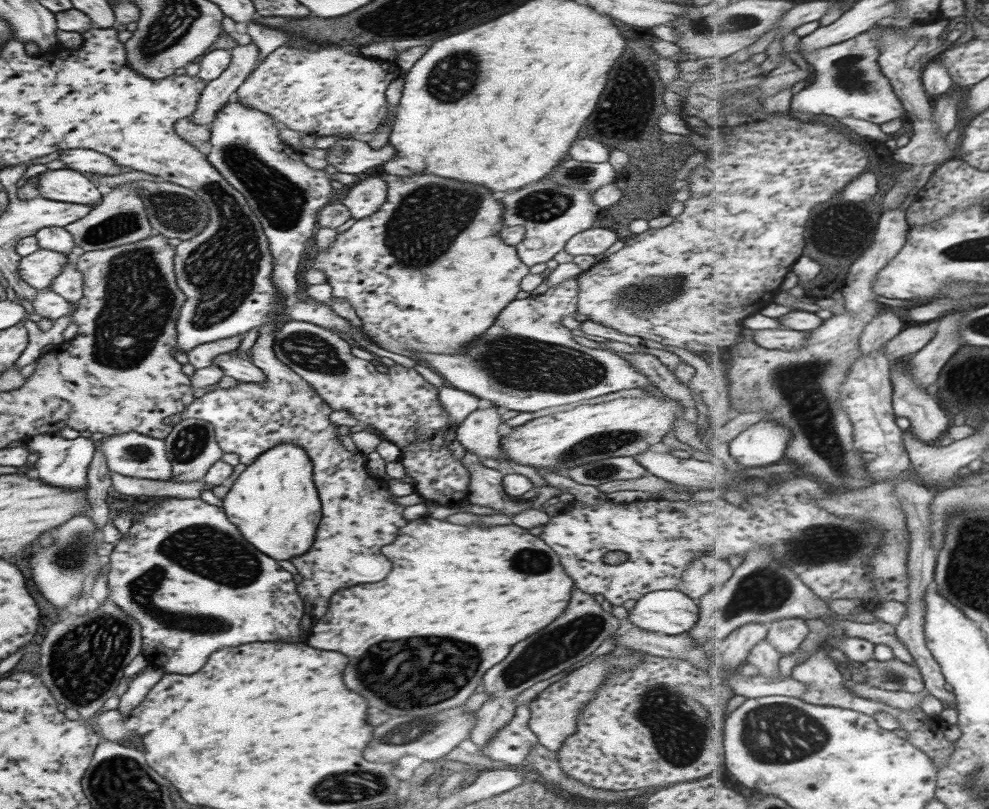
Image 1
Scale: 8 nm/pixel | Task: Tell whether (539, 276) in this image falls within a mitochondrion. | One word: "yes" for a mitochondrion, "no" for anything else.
no

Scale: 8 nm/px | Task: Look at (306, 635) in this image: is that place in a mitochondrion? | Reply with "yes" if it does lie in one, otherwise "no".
no

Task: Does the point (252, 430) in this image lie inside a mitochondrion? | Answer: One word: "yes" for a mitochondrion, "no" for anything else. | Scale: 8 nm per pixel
no

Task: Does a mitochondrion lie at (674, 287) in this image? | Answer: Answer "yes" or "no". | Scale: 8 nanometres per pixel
yes

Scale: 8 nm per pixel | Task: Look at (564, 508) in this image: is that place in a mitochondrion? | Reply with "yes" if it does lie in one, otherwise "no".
no

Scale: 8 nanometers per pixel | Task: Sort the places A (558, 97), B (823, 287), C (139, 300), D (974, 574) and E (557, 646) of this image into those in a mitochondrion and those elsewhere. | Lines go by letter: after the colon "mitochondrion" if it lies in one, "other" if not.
A: other
B: other
C: mitochondrion
D: mitochondrion
E: mitochondrion

